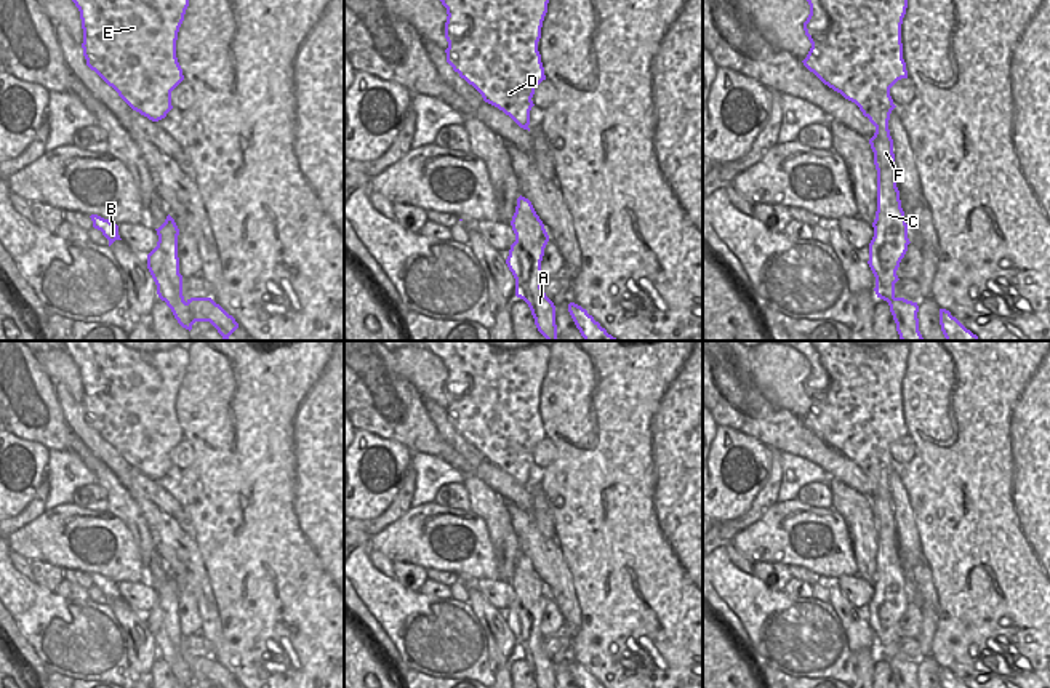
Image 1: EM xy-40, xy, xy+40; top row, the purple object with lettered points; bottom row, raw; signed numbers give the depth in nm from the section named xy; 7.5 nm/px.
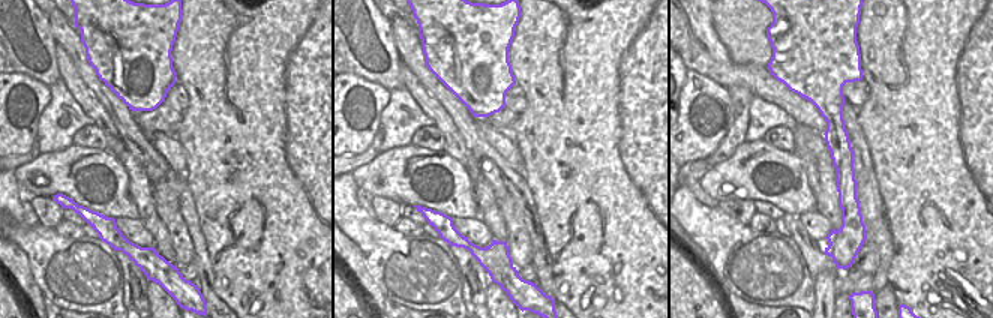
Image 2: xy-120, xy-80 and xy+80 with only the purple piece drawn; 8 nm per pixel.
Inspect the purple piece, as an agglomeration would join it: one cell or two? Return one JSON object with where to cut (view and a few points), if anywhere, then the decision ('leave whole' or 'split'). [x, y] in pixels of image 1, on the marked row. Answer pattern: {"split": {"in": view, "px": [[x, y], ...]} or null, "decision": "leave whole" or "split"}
{"split": {"in": "xy", "px": [[520, 244], [519, 260], [524, 285], [517, 296]]}, "decision": "split"}

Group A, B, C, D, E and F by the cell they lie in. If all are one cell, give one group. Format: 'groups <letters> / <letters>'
groups A C D E F / B

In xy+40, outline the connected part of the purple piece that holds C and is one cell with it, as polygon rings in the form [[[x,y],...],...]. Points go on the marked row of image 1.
[[[807,0],[810,14],[804,22],[805,35],[812,48],[804,66],[813,72],[824,85],[855,102],[864,117],[876,126],[869,139],[877,170],[877,211],[872,222],[874,237],[869,250],[880,248],[877,258],[882,267],[882,278],[876,278],[877,298],[890,306],[901,341],[924,341],[919,331],[917,302],[895,296],[895,283],[900,280],[896,270],[911,243],[908,224],[901,208],[900,190],[896,187],[896,165],[893,139],[888,130],[892,110],[896,107],[890,96],[890,88],[901,78],[908,78],[903,59],[901,24],[906,14],[908,0]]]

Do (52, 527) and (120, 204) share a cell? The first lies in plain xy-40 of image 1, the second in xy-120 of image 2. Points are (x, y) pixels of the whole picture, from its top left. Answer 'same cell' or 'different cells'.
same cell

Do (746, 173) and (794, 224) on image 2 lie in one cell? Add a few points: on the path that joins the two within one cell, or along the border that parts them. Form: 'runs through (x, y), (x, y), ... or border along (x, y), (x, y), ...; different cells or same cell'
border along (785, 213), (797, 216); different cells

